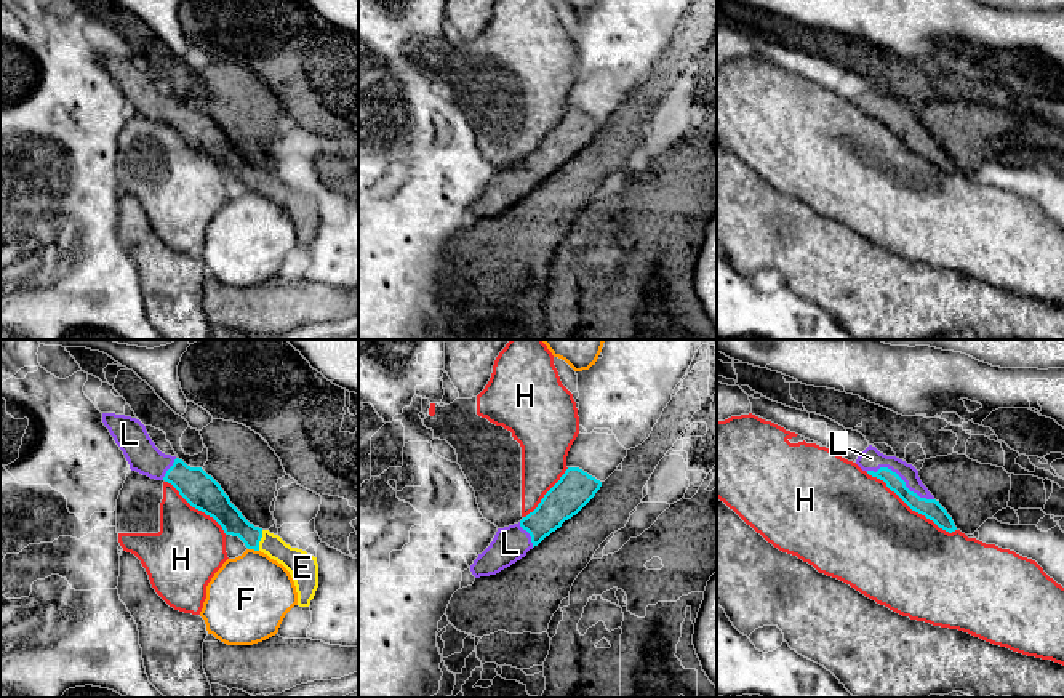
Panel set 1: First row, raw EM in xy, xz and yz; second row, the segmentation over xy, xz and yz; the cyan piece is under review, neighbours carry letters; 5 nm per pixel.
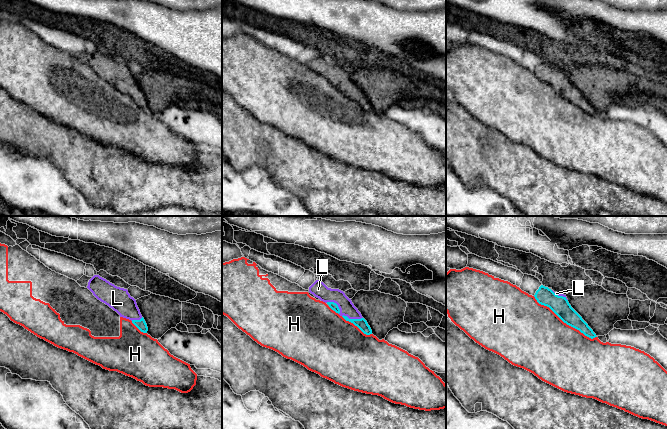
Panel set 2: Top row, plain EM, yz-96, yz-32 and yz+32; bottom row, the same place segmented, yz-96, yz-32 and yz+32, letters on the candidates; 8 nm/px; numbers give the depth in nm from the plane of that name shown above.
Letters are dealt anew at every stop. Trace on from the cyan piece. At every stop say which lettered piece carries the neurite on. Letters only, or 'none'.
E, L

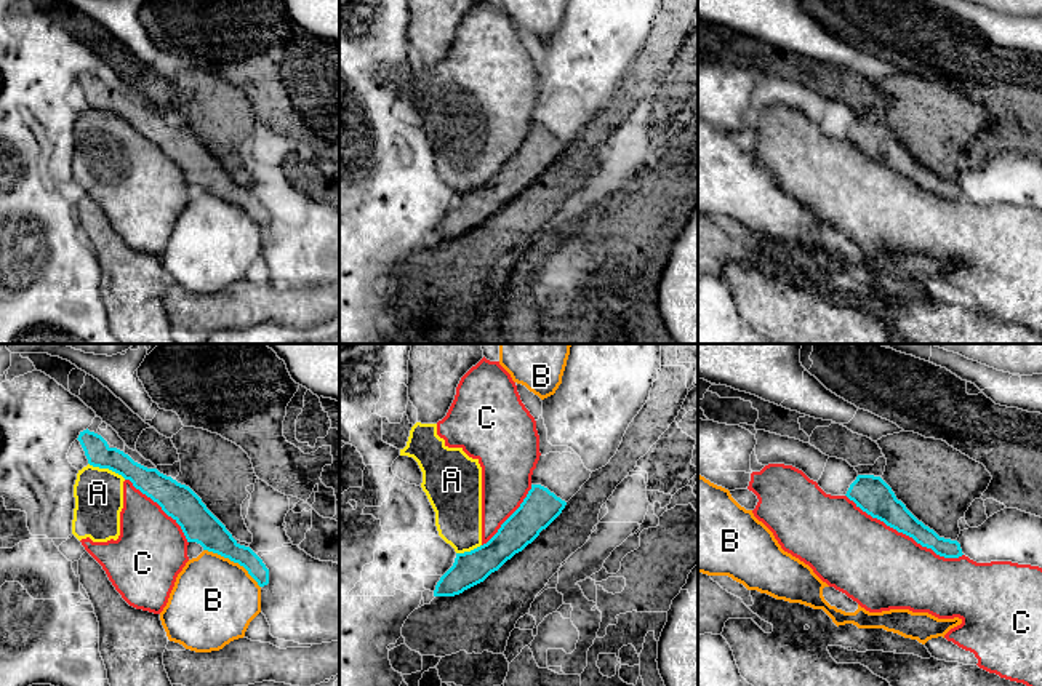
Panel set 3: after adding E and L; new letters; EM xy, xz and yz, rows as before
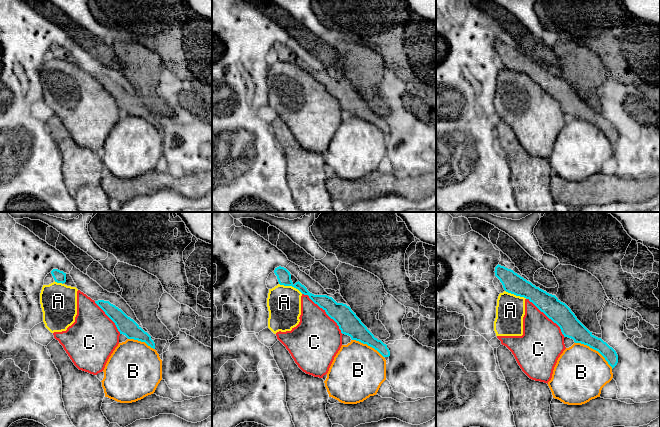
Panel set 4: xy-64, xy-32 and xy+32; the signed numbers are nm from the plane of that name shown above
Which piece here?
none

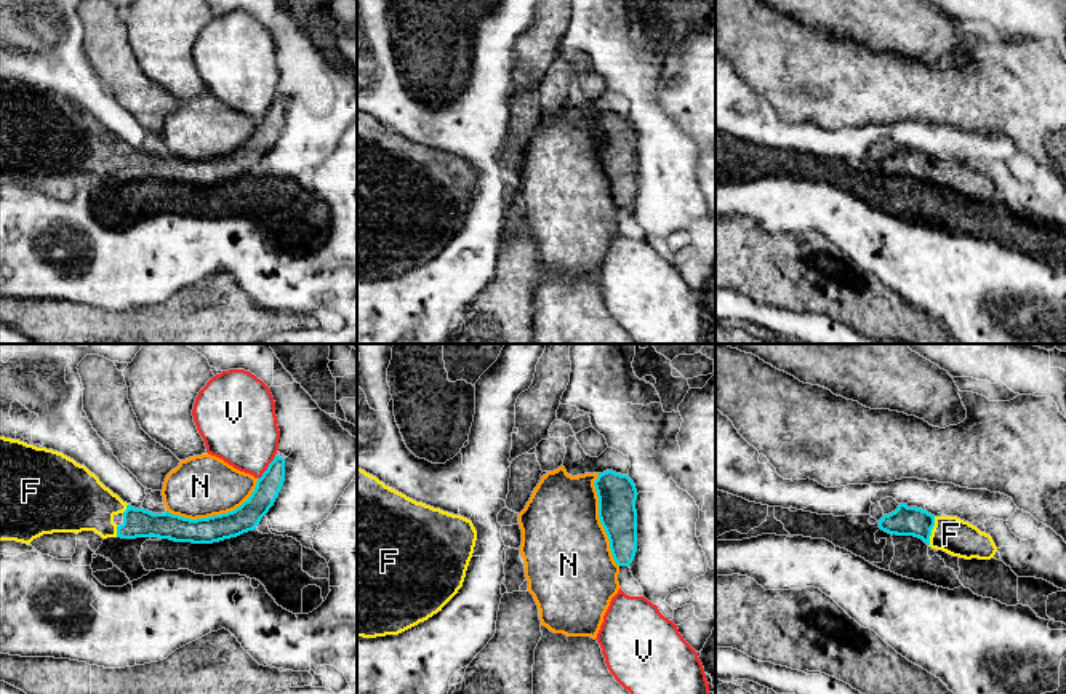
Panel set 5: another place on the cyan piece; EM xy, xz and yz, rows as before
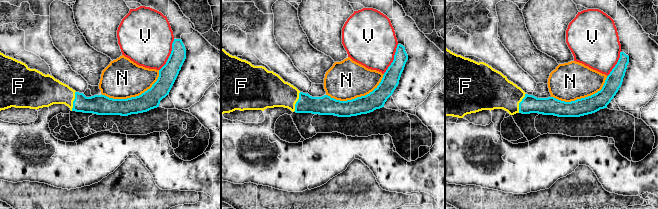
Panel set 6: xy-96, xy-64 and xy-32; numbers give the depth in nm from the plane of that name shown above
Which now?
F

